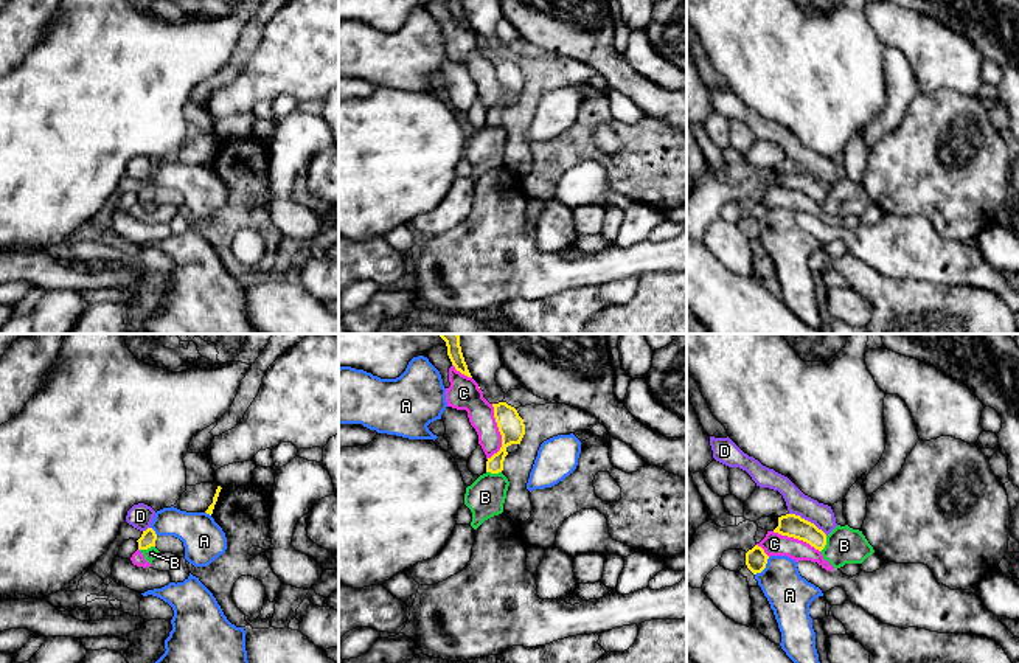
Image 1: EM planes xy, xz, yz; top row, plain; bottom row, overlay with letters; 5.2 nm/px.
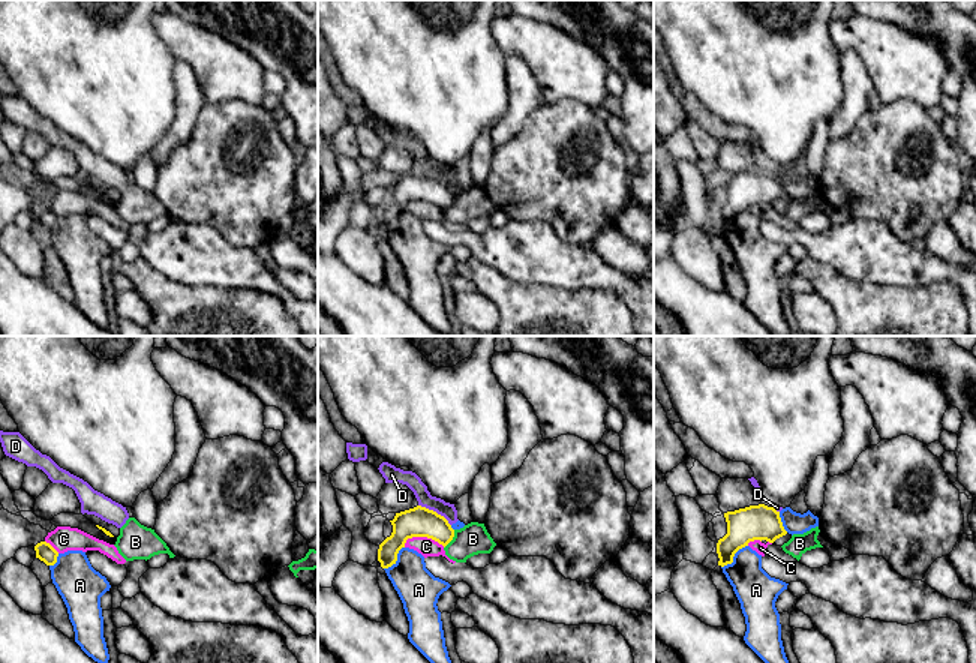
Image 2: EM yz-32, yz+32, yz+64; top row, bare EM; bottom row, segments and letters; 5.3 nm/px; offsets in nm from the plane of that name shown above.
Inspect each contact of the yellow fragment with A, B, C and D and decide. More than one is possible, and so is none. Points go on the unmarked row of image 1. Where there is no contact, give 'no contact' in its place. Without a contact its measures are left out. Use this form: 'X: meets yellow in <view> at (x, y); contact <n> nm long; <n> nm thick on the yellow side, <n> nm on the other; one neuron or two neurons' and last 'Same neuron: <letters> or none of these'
A: meets yellow in yz at (765, 219); contact 120 nm long; 110 nm thick on the yellow side, 220 nm on the other; two neurons
B: meets yellow in yz at (825, 196); contact 90 nm long; 120 nm thick on the yellow side, 190 nm on the other; two neurons
C: meets yellow in xz at (500, 86); contact 280 nm long; 140 nm thick on the yellow side, 140 nm on the other; two neurons
D: meets yellow in yz at (806, 173); contact 240 nm long; 120 nm thick on the yellow side, 120 nm on the other; two neurons
Same neuron: none of these

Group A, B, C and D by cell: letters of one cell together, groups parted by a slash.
A / B D / C

